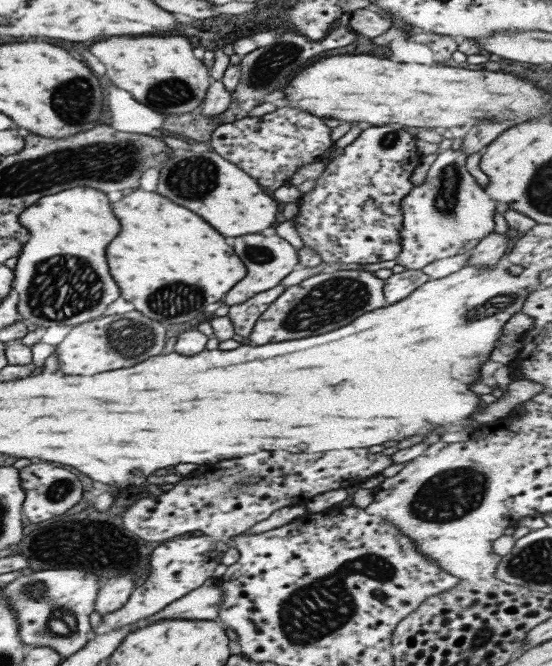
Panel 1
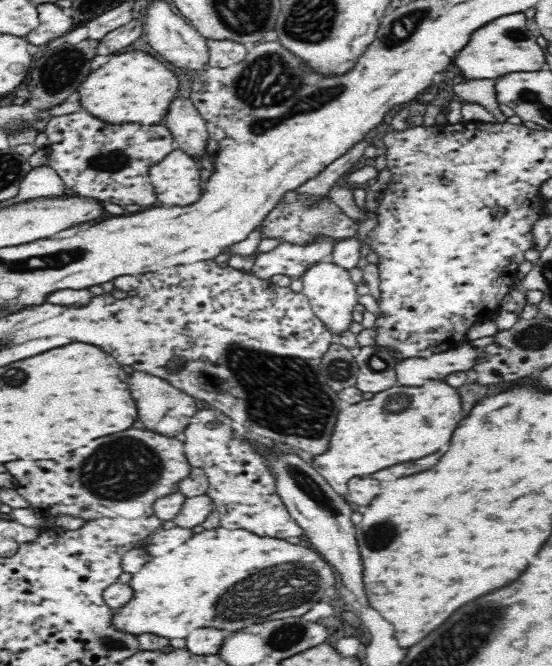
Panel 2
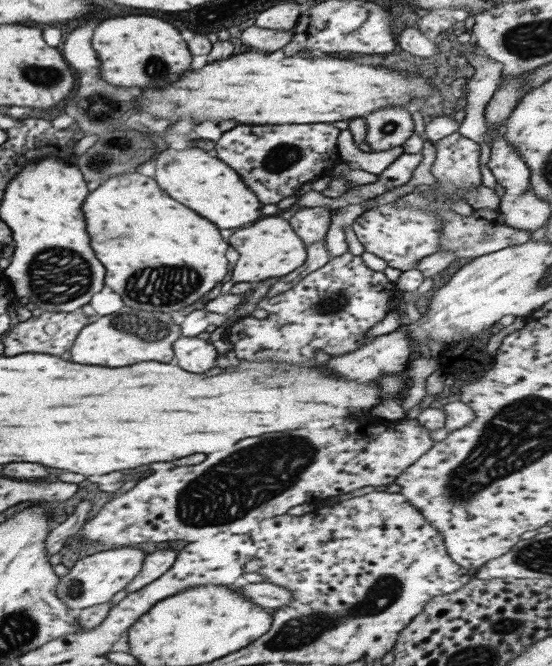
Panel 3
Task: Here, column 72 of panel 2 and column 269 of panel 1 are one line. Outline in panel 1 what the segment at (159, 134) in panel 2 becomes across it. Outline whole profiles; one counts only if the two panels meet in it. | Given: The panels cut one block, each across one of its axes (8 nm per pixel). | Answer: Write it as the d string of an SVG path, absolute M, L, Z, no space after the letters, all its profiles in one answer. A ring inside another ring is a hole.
M285 107L269 111L265 116L245 117L235 122L217 126L210 134L207 146L210 151L236 164L246 172L259 187L271 193L287 184L290 176L305 164L324 161L331 148L331 131L321 118Z

